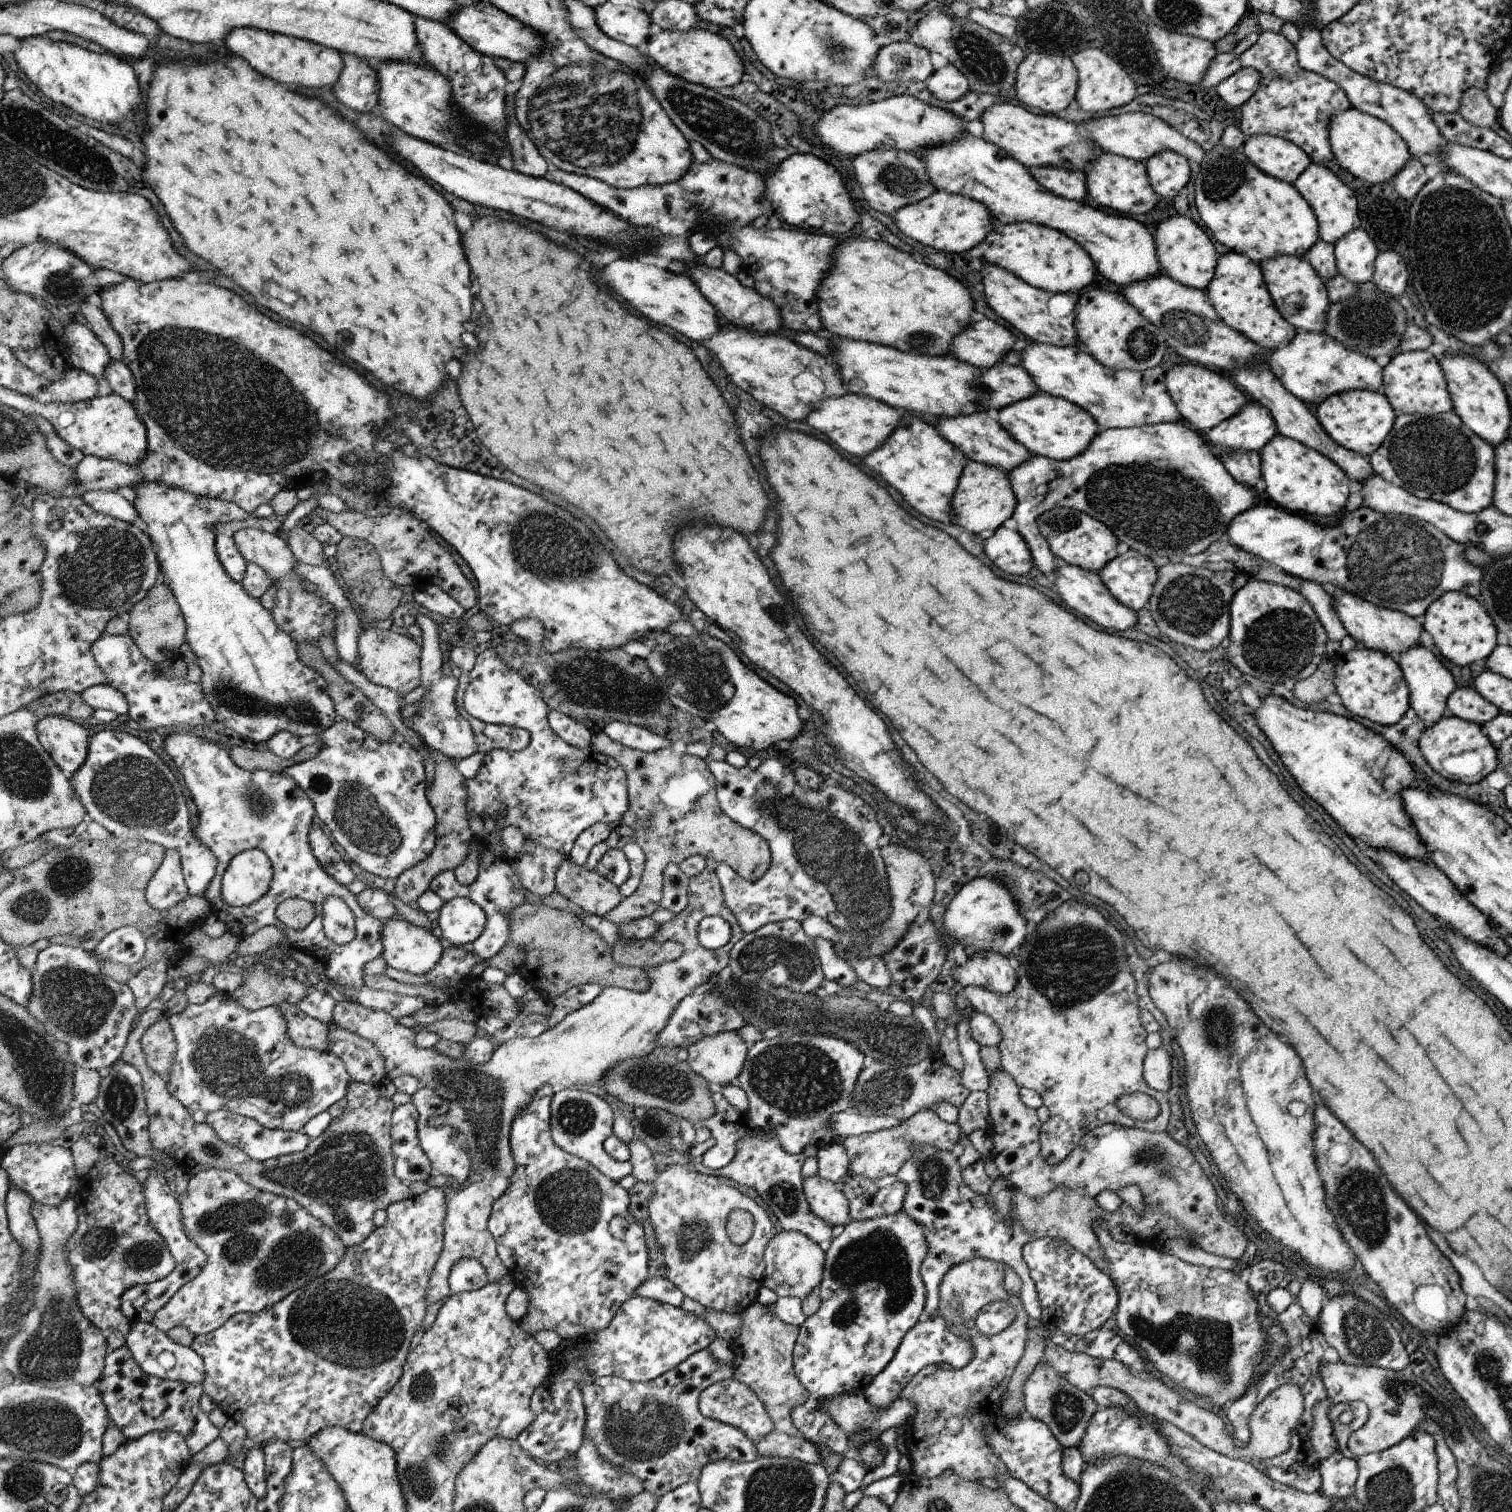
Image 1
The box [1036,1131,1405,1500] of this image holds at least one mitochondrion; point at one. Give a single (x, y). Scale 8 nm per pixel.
(1208, 1341)

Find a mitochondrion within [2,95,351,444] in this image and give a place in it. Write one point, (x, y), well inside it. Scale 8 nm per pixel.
(74, 156)

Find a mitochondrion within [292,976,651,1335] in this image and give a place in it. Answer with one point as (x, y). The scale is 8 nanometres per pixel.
(480, 1097)

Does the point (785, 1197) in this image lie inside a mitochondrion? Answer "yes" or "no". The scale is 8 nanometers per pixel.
yes

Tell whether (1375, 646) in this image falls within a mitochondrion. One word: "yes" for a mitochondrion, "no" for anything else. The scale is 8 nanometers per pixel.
no

